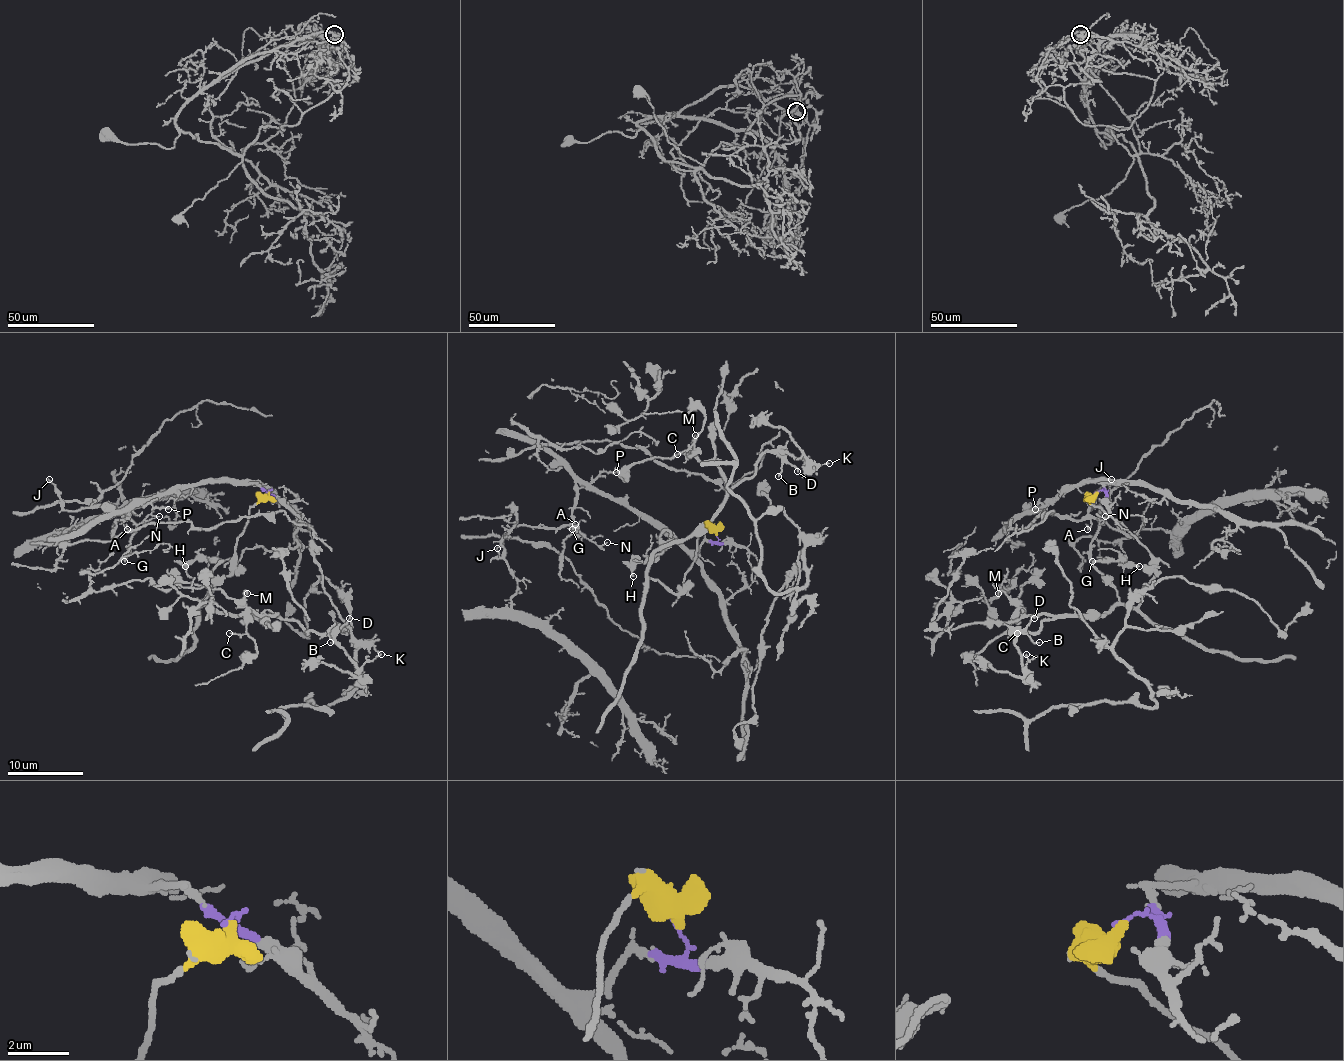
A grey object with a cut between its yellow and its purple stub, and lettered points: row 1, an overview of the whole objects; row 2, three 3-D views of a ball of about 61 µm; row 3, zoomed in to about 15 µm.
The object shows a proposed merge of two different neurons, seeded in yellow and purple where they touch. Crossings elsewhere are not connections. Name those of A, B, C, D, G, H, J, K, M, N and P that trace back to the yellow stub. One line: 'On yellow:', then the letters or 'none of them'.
On yellow: B, C, D, H, K, M

